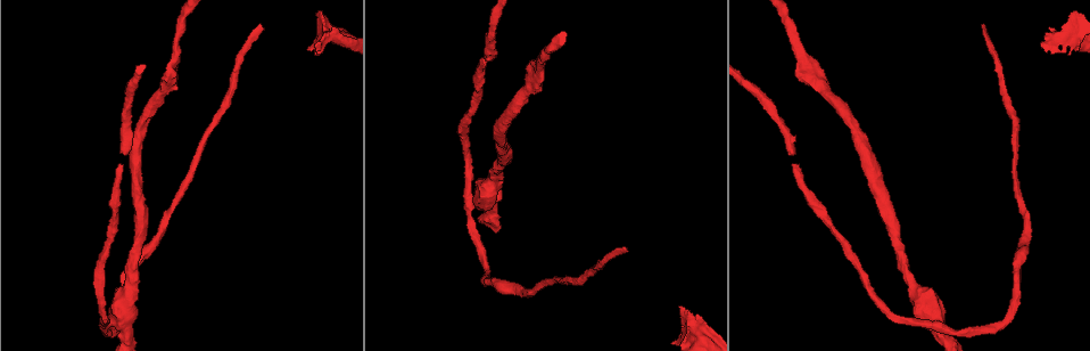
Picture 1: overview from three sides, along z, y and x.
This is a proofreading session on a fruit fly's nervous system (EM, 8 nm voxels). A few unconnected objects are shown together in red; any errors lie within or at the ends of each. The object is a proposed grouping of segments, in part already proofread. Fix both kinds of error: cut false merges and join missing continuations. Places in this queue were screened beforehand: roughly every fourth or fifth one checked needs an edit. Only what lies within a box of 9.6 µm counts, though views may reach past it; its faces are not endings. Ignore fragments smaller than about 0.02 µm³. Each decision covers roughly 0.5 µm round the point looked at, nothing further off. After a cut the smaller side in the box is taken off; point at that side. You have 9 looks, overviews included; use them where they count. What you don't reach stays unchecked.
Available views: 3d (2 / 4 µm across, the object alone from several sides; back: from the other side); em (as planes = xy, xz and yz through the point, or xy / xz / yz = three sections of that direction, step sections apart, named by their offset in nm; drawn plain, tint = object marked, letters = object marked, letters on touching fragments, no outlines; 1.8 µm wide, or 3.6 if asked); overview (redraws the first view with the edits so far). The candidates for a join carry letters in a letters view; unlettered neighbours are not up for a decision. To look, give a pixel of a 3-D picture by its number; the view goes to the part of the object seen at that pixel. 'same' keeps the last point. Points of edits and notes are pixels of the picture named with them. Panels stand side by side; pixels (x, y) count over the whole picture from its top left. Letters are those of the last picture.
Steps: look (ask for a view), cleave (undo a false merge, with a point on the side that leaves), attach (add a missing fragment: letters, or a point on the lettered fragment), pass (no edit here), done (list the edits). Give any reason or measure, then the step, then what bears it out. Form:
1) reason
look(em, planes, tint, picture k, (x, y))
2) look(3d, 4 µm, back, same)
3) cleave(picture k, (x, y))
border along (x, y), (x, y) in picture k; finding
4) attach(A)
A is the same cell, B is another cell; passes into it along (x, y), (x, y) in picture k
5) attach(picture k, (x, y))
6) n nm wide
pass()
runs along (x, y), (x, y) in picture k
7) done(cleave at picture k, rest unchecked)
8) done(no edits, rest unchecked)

tapers out
look(3d, 4 µm, picture 1, (258, 27))

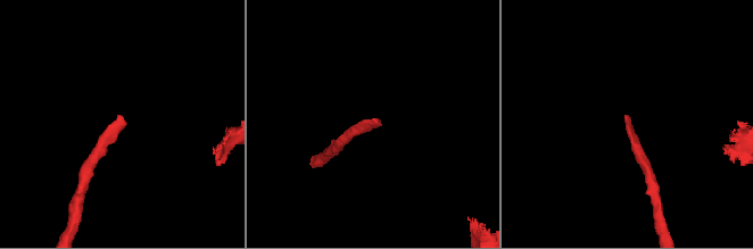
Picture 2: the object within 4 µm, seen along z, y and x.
look(em, xy, step 16, tint, picture 2, (627, 118))

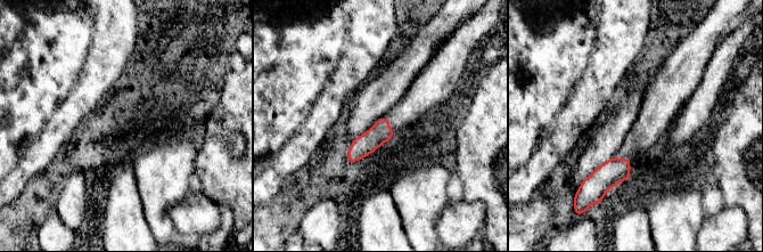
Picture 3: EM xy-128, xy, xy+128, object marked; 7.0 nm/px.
another direction
look(em, planes, letters, same)

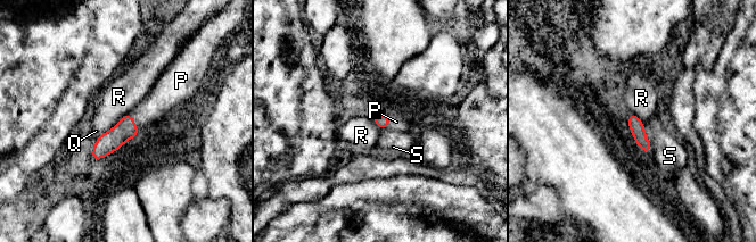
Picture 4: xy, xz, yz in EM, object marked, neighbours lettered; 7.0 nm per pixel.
R touches over 260 nm
attach(P)
P is the same cell, Q, R and S are other cells; passes into it along (125, 128), (134, 123), (161, 99) in picture 4; it goes on there

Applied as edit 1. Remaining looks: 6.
redraw
look(overview)

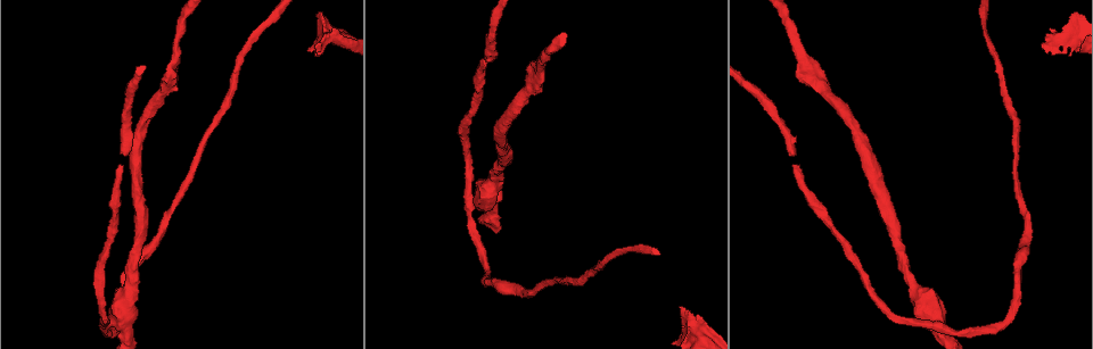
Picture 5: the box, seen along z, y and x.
branch stops here
look(3d, 4 µm, back, picture 5, (1041, 47))

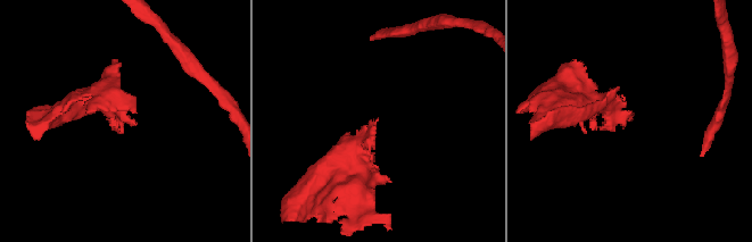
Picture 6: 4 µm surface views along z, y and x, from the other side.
look(em, yz, step 8, letters, picture 6, (378, 118))

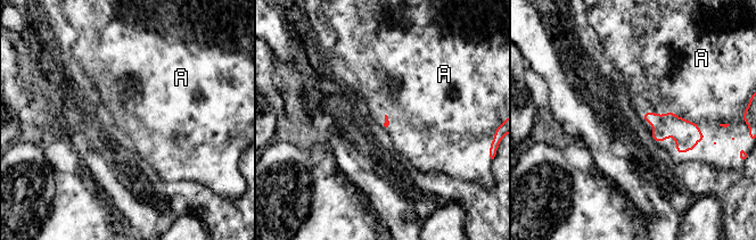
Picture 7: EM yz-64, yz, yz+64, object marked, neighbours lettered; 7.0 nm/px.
attach(A)
A is the same cell; passes into it along (687, 132), (681, 154), (713, 155) in picture 7; it goes on there

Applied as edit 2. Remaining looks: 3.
an open end
look(3d, 4 µm, picture 5, (793, 152))

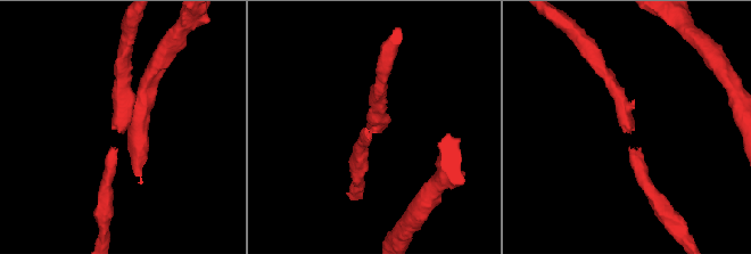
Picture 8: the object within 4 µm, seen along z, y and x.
look(em, planes, tint, picture 8, (629, 129))

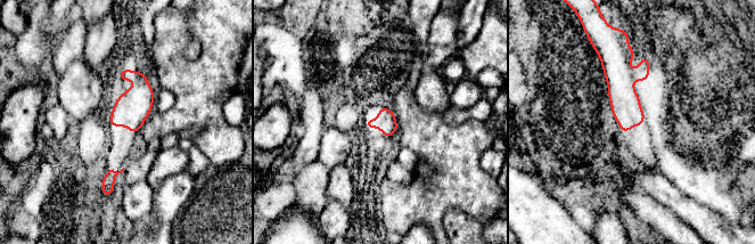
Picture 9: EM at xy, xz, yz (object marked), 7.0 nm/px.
look(em, planes, letters, same)

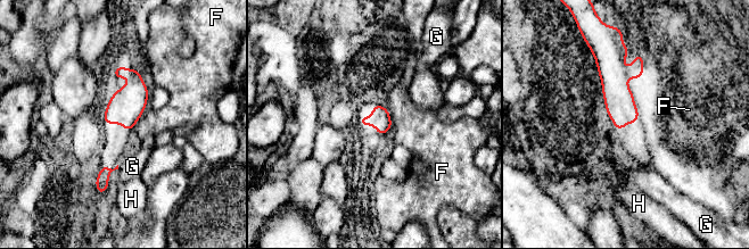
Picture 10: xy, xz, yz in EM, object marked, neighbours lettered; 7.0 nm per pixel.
pass()
F, G and H are other cells; border along (386, 108), (392, 126) in picture 10; none of them fits

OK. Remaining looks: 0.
done(attach at picture 4, attach at picture 7, rest unchecked)

